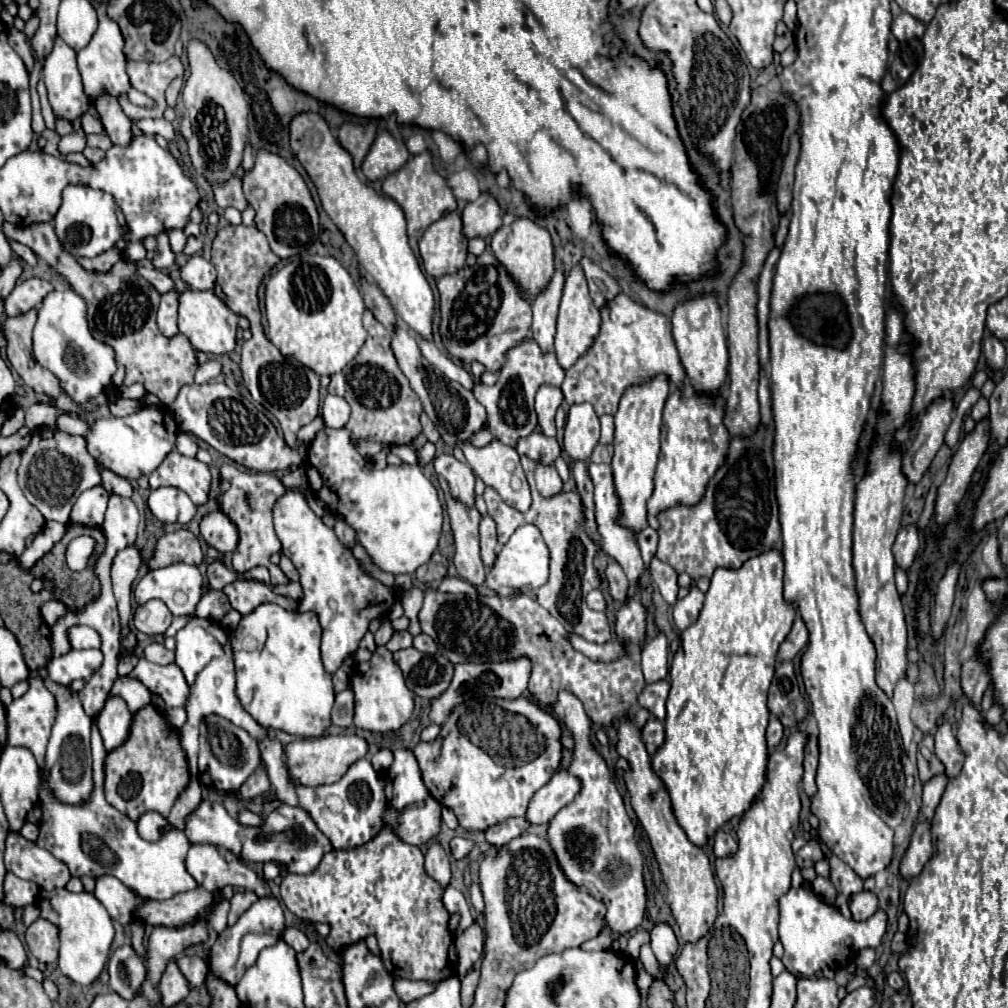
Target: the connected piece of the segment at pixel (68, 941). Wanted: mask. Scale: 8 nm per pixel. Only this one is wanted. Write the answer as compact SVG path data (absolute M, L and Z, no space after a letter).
M66 889L44 893L38 901L42 917L60 927L60 971L74 983L92 985L104 971L114 939L114 923L106 907L92 893L70 893Z

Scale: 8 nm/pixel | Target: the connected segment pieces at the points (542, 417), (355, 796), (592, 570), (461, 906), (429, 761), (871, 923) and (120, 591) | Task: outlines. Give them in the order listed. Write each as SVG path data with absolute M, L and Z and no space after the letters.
M542 385L536 393L536 413L538 413L538 427L544 435L554 437L556 427L554 427L554 415L558 407L564 401L564 393L560 387L552 385Z
M366 757L358 759L338 783L320 787L296 787L296 793L300 799L300 807L310 813L310 817L330 839L334 849L354 849L358 845L364 845L382 829L380 817L388 807L384 795L384 779L374 771L372 763Z
M522 455L520 459L522 459L526 479L532 487L532 507L526 513L520 513L514 507L508 507L500 499L500 495L496 495L496 491L492 491L492 487L486 487L486 491L484 491L488 515L498 525L498 541L506 543L510 539L510 535L522 525L528 525L528 523L536 525L544 537L546 547L550 549L550 579L546 585L542 585L536 591L536 601L546 611L550 611L550 615L554 615L564 625L566 631L578 633L580 637L584 637L586 641L592 641L592 643L606 643L606 641L610 641L610 625L608 625L606 615L592 611L586 605L586 595L594 589L600 589L602 577L594 565L594 559L600 553L600 545L590 539L590 535L584 527L584 505L580 503L580 495L578 495L578 491L568 491L568 495L564 491L560 491L552 497L542 497L534 483L536 463L532 459L528 459L526 455Z
M448 885L448 887L444 889L444 893L442 893L442 903L444 903L444 909L446 909L450 915L460 915L460 921L458 921L458 927L454 929L454 935L464 933L464 931L474 923L464 895L462 895L458 889L454 889L452 885Z
M528 697L514 699L514 709L518 709L520 715L528 717L528 721L536 725L536 731L546 735L546 741L548 741L546 751L532 763L526 763L524 767L502 767L488 753L484 753L480 747L470 743L468 737L464 737L456 727L458 711L452 711L448 715L440 735L434 741L418 743L412 749L420 765L424 785L428 787L430 795L436 801L440 801L444 807L452 809L458 817L460 827L464 827L466 831L472 831L472 829L486 831L488 827L504 819L524 815L532 795L540 787L544 787L544 783L548 783L548 779L560 767L560 759L562 759L560 723L550 713L542 711L536 703L532 703Z
M800 885L798 889L790 889L778 899L778 929L780 929L780 941L784 945L784 957L782 963L792 975L800 977L814 977L824 967L830 969L842 969L846 967L858 951L862 949L876 949L882 943L882 937L886 933L886 913L878 909L868 921L854 921L842 917L842 913L828 905L824 899L820 899L810 885Z
M126 547L124 551L116 553L116 559L112 561L112 587L118 601L120 611L120 627L122 627L122 639L128 637L130 627L128 621L132 617L132 581L136 579L136 573L140 569L140 555L136 547Z

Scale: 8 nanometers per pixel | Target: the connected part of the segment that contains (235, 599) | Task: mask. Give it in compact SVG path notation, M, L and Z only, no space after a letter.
M234 581L224 587L224 593L228 595L232 609L236 609L242 617L250 615L258 605L264 603L276 603L288 611L296 611L298 607L296 601L274 595L272 588L260 581Z

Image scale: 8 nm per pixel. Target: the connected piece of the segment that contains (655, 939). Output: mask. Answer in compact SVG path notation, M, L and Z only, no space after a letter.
M656 925L650 931L650 947L660 965L670 965L678 953L678 941L668 925Z

